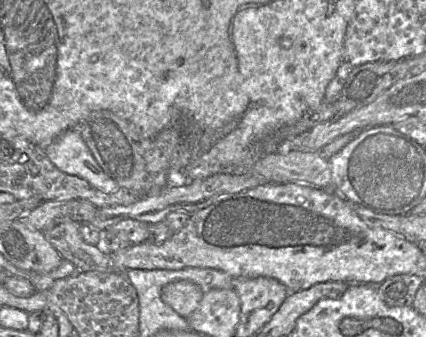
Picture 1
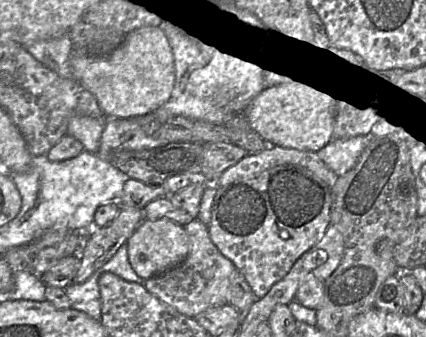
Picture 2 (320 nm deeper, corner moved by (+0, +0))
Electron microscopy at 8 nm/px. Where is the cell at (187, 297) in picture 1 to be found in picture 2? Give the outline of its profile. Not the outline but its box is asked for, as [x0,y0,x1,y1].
[127,218,190,280]

